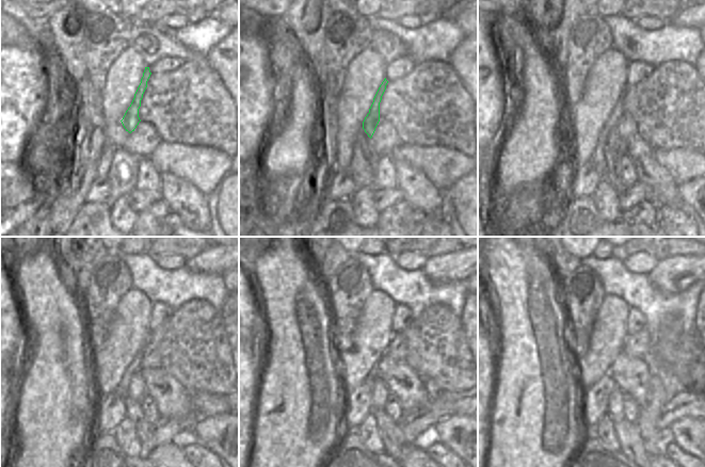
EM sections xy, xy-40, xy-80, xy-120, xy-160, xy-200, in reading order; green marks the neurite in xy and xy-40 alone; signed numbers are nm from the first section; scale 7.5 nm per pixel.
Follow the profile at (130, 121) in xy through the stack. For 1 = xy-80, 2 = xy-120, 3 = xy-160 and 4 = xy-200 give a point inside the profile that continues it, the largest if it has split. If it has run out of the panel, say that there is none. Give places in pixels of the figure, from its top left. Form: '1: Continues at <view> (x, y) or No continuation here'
1: Continues at xy-80 (614, 142)
2: Continues at xy-120 (138, 390)
3: Continues at xy-160 (380, 393)
4: Continues at xy-200 (615, 402)

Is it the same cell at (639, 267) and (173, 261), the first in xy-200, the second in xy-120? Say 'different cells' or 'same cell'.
same cell

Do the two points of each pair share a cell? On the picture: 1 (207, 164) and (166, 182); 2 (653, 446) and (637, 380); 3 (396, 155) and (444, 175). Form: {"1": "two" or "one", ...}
{"1": "two", "2": "two", "3": "one"}

